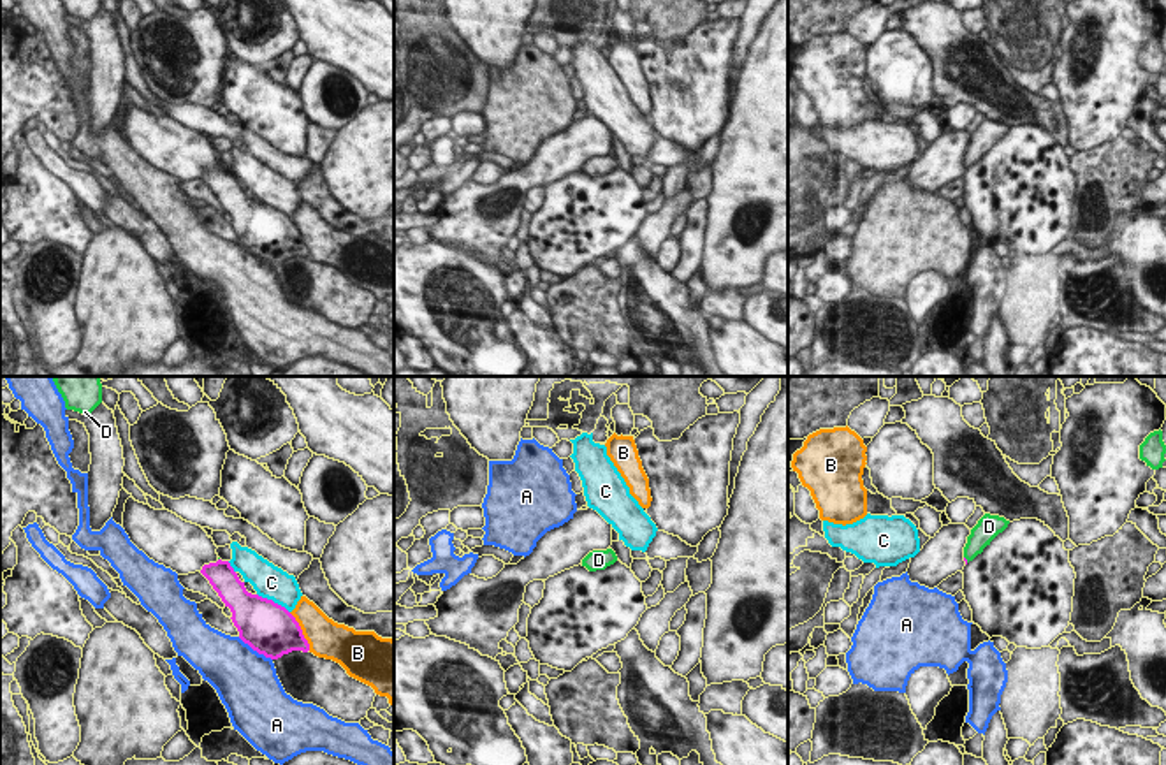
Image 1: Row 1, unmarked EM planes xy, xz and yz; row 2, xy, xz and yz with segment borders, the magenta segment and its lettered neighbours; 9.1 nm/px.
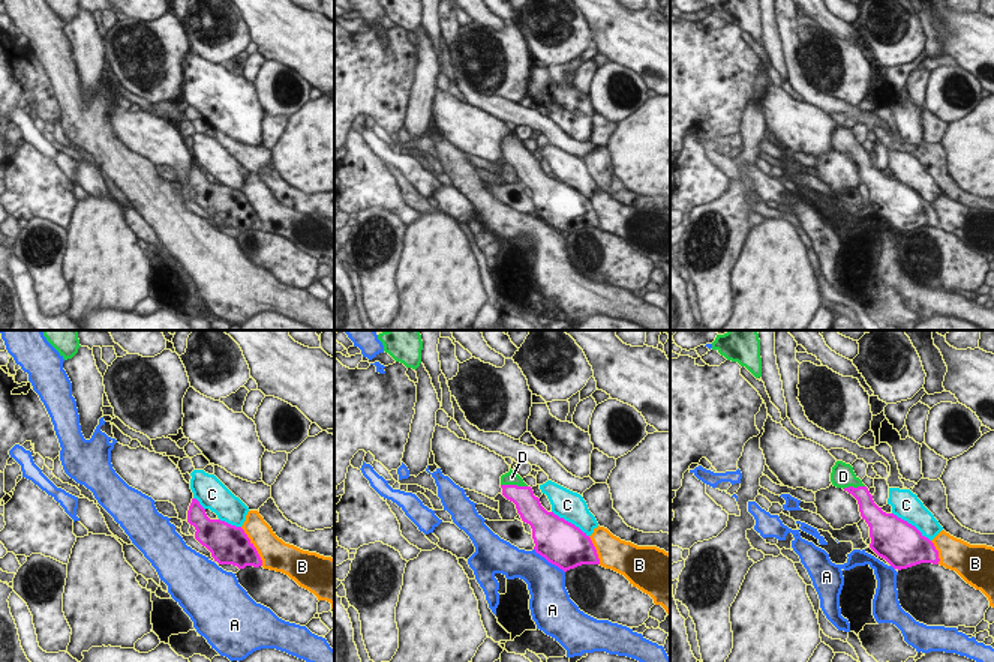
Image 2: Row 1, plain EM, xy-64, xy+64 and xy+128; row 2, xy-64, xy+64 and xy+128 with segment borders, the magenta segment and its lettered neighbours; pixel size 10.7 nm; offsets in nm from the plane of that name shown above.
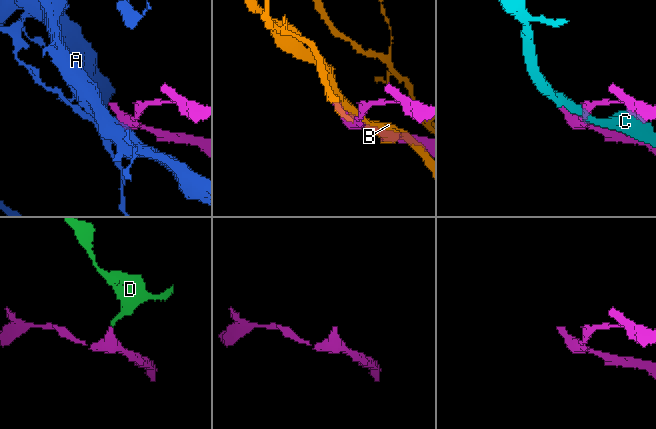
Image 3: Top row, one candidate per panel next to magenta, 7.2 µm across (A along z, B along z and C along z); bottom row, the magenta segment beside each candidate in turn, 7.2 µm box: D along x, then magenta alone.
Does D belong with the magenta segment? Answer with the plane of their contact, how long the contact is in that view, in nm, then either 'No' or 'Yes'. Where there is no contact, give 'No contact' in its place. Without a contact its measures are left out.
Touches magenta in yz. Shared border 70 nm. Yes.

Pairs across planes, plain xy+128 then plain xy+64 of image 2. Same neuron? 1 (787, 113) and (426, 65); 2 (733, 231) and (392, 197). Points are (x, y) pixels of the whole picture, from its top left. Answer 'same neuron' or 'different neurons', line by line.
1: different neurons
2: different neurons

